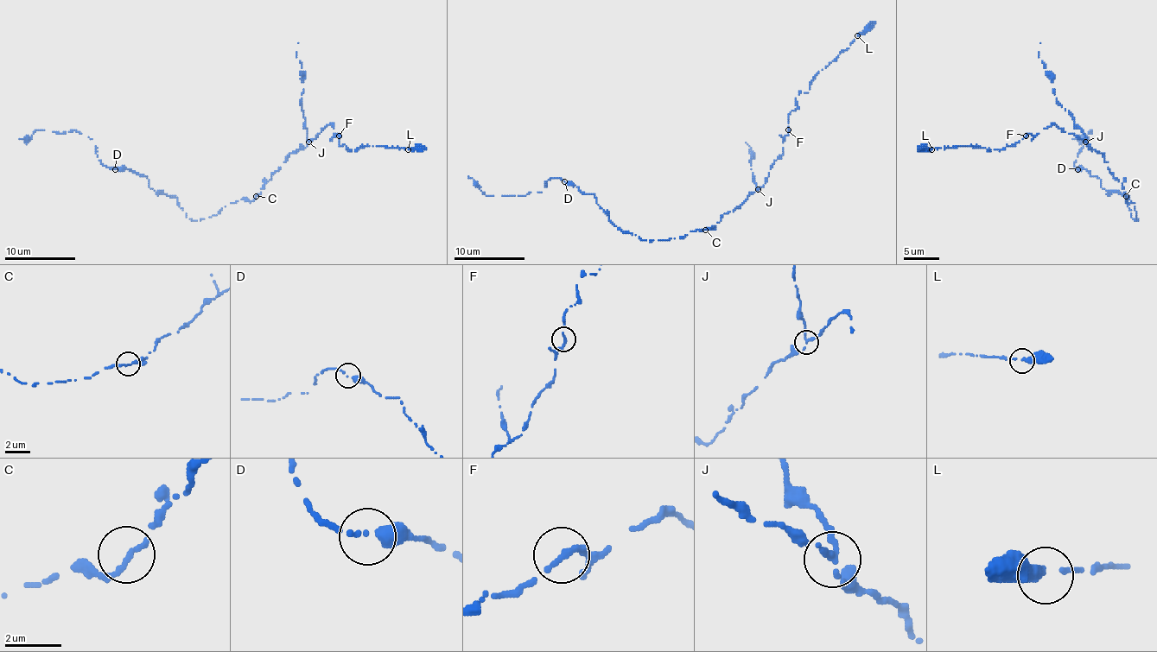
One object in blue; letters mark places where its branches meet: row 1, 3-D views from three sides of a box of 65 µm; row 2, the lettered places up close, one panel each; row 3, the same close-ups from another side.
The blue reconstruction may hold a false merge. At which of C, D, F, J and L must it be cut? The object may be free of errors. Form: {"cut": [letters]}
{"cut": ["J"]}

